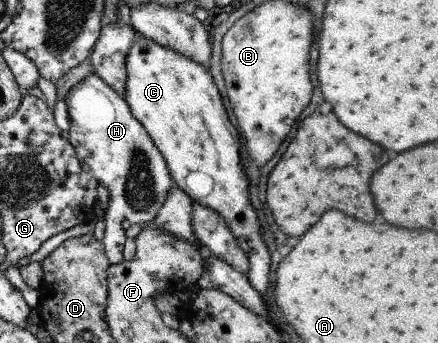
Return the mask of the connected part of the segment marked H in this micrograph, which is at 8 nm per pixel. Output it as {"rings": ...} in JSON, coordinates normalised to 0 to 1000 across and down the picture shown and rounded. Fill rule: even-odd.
{"rings":[[[215,207],[155,268],[146,297],[160,347],[155,408],[174,431],[183,466],[201,478],[203,501],[247,551],[233,703],[253,770],[279,770],[292,691],[279,668],[279,647],[322,659],[349,653],[363,612],[379,595],[384,560],[402,545],[400,522],[381,464],[347,414],[333,370],[306,344],[297,303]]]}

